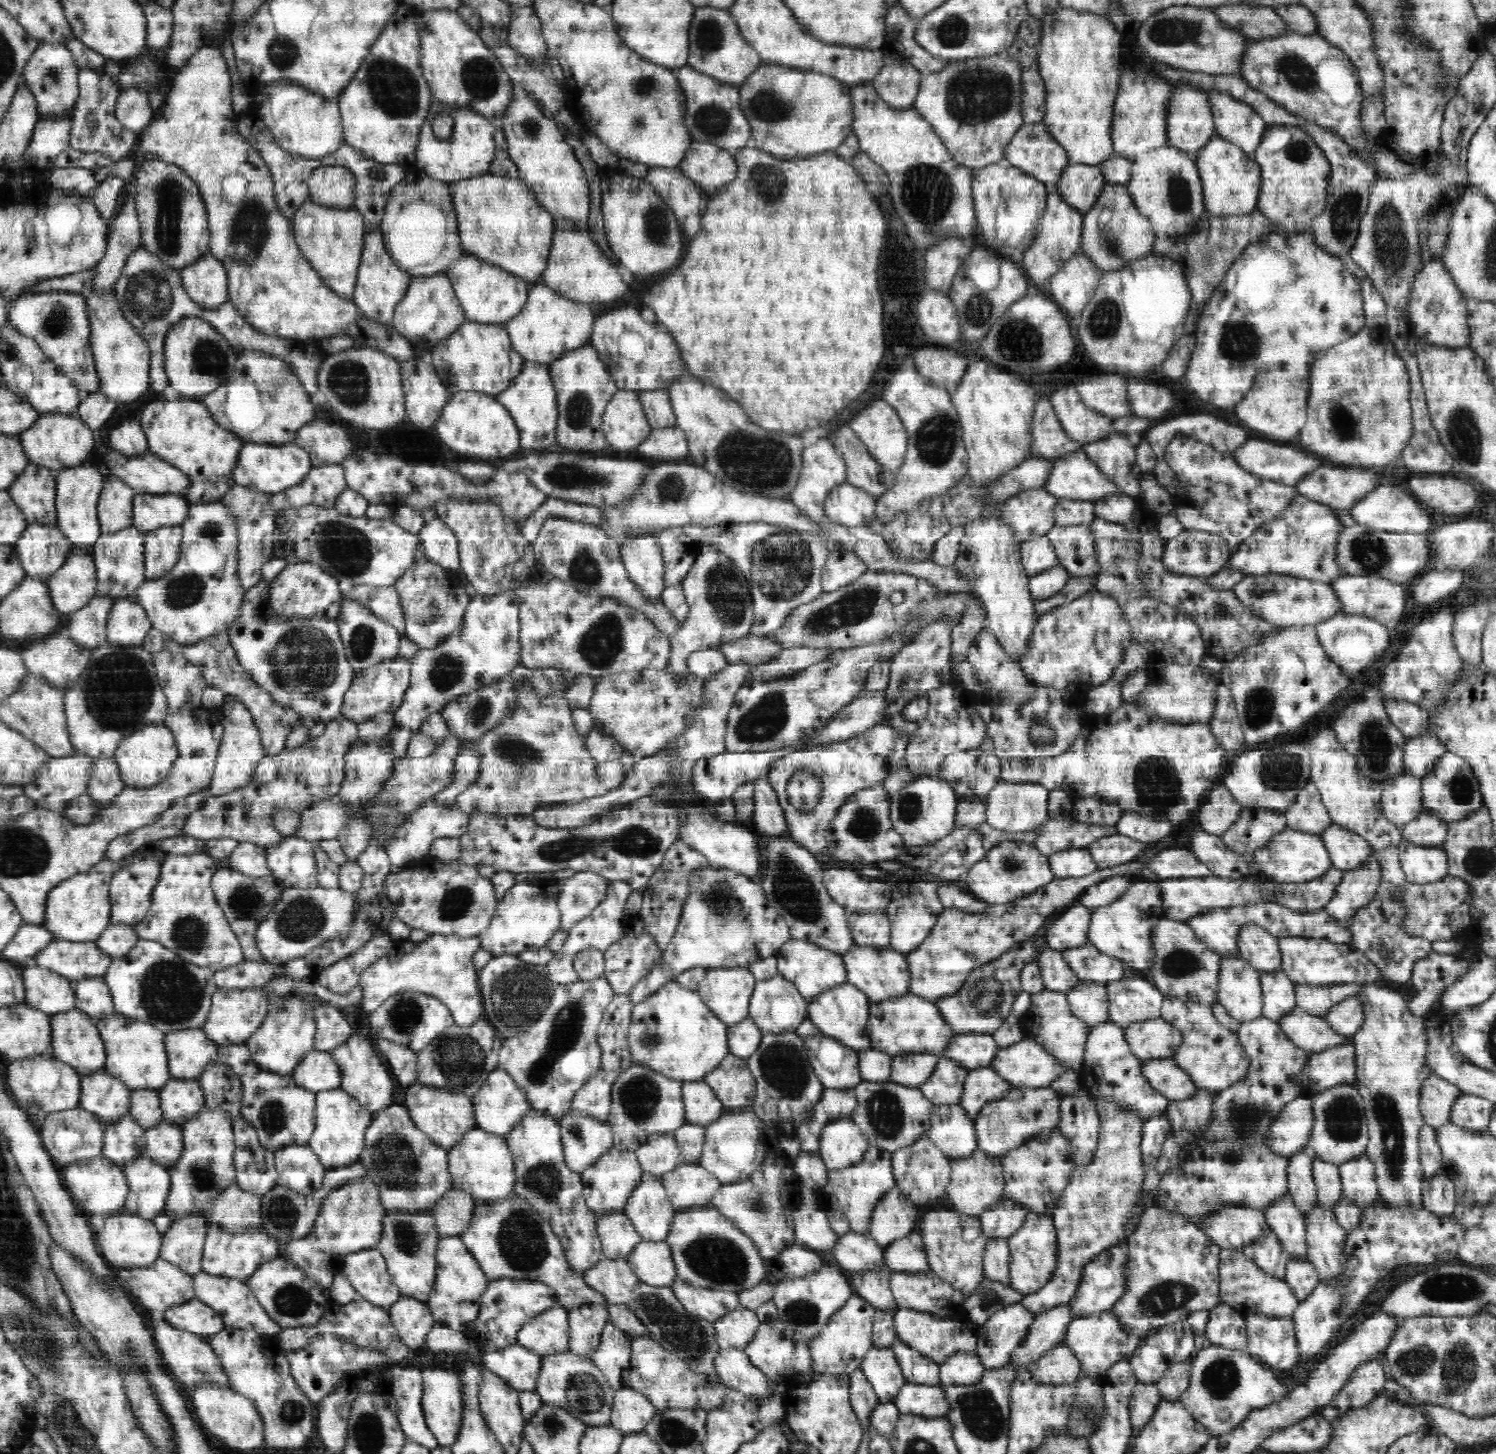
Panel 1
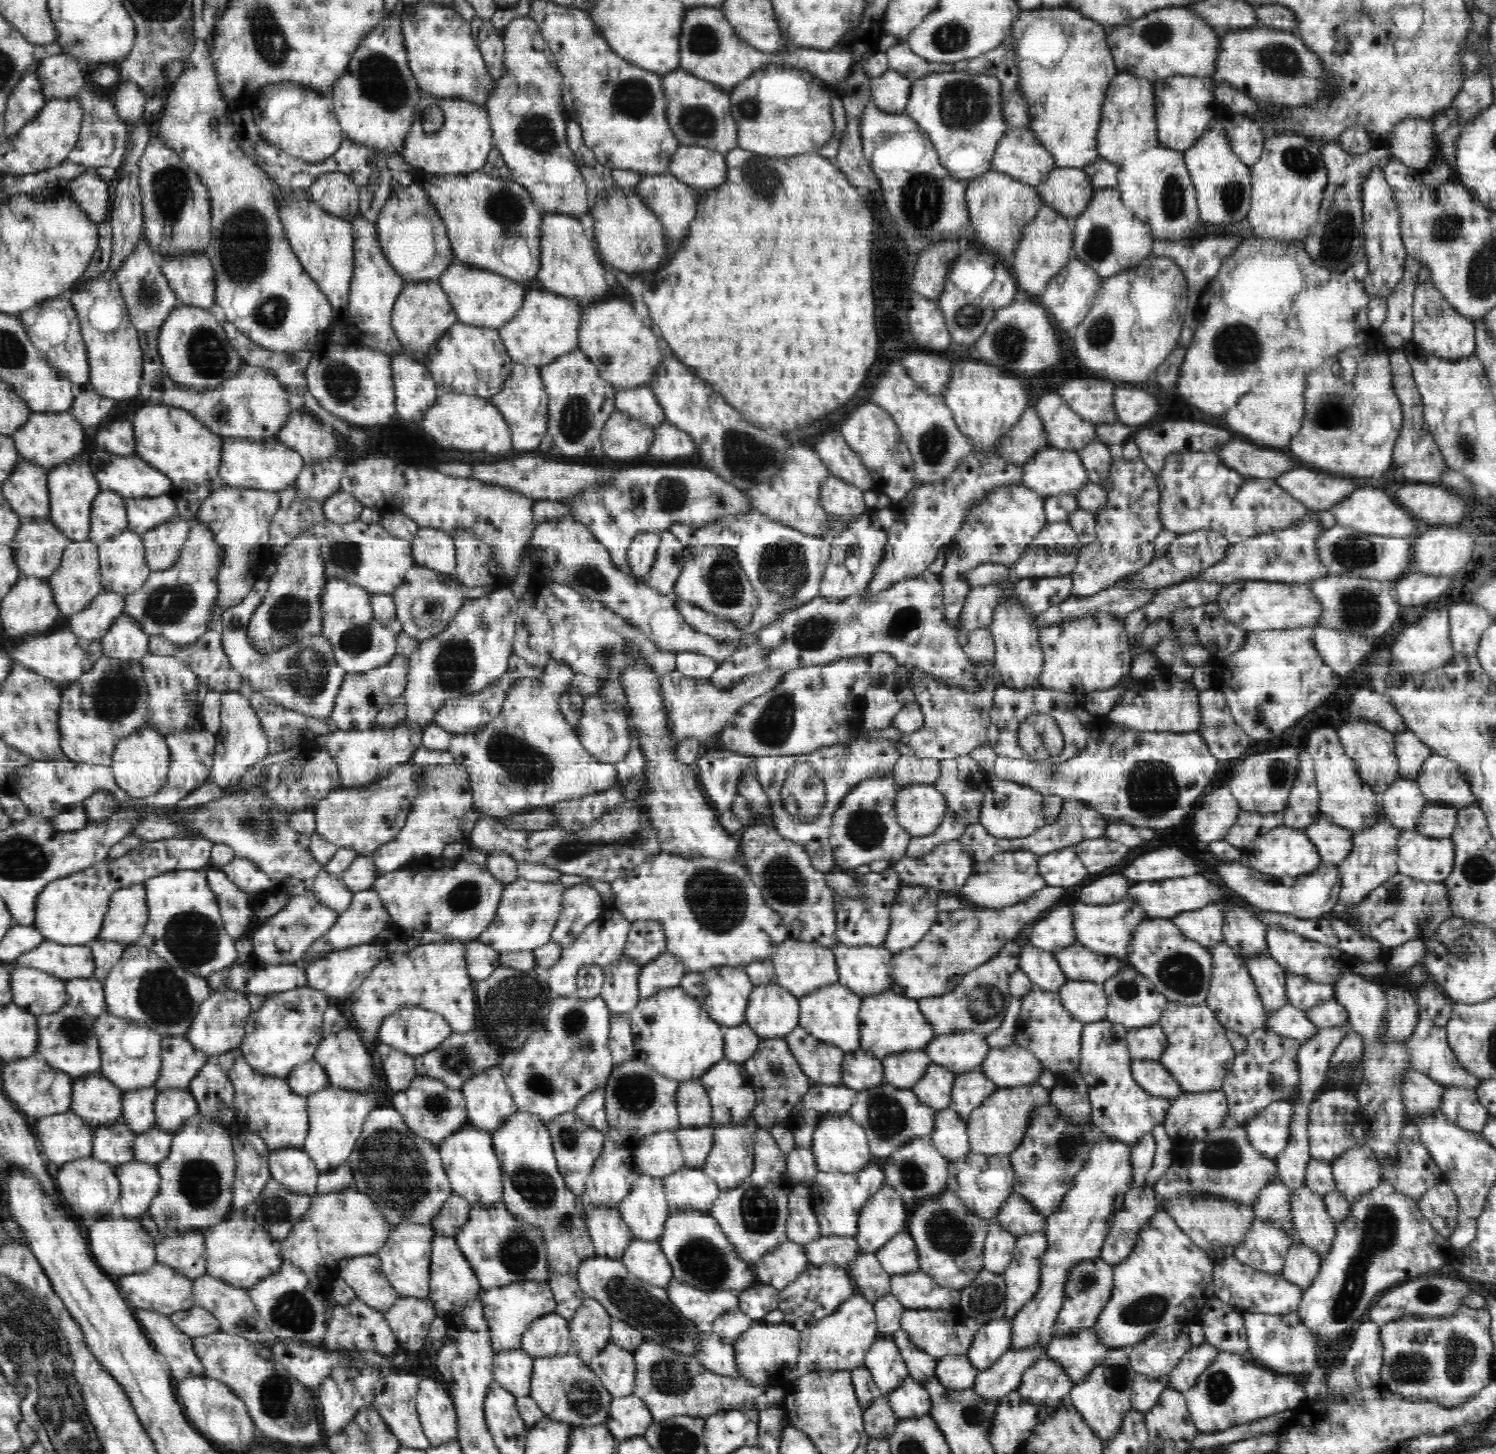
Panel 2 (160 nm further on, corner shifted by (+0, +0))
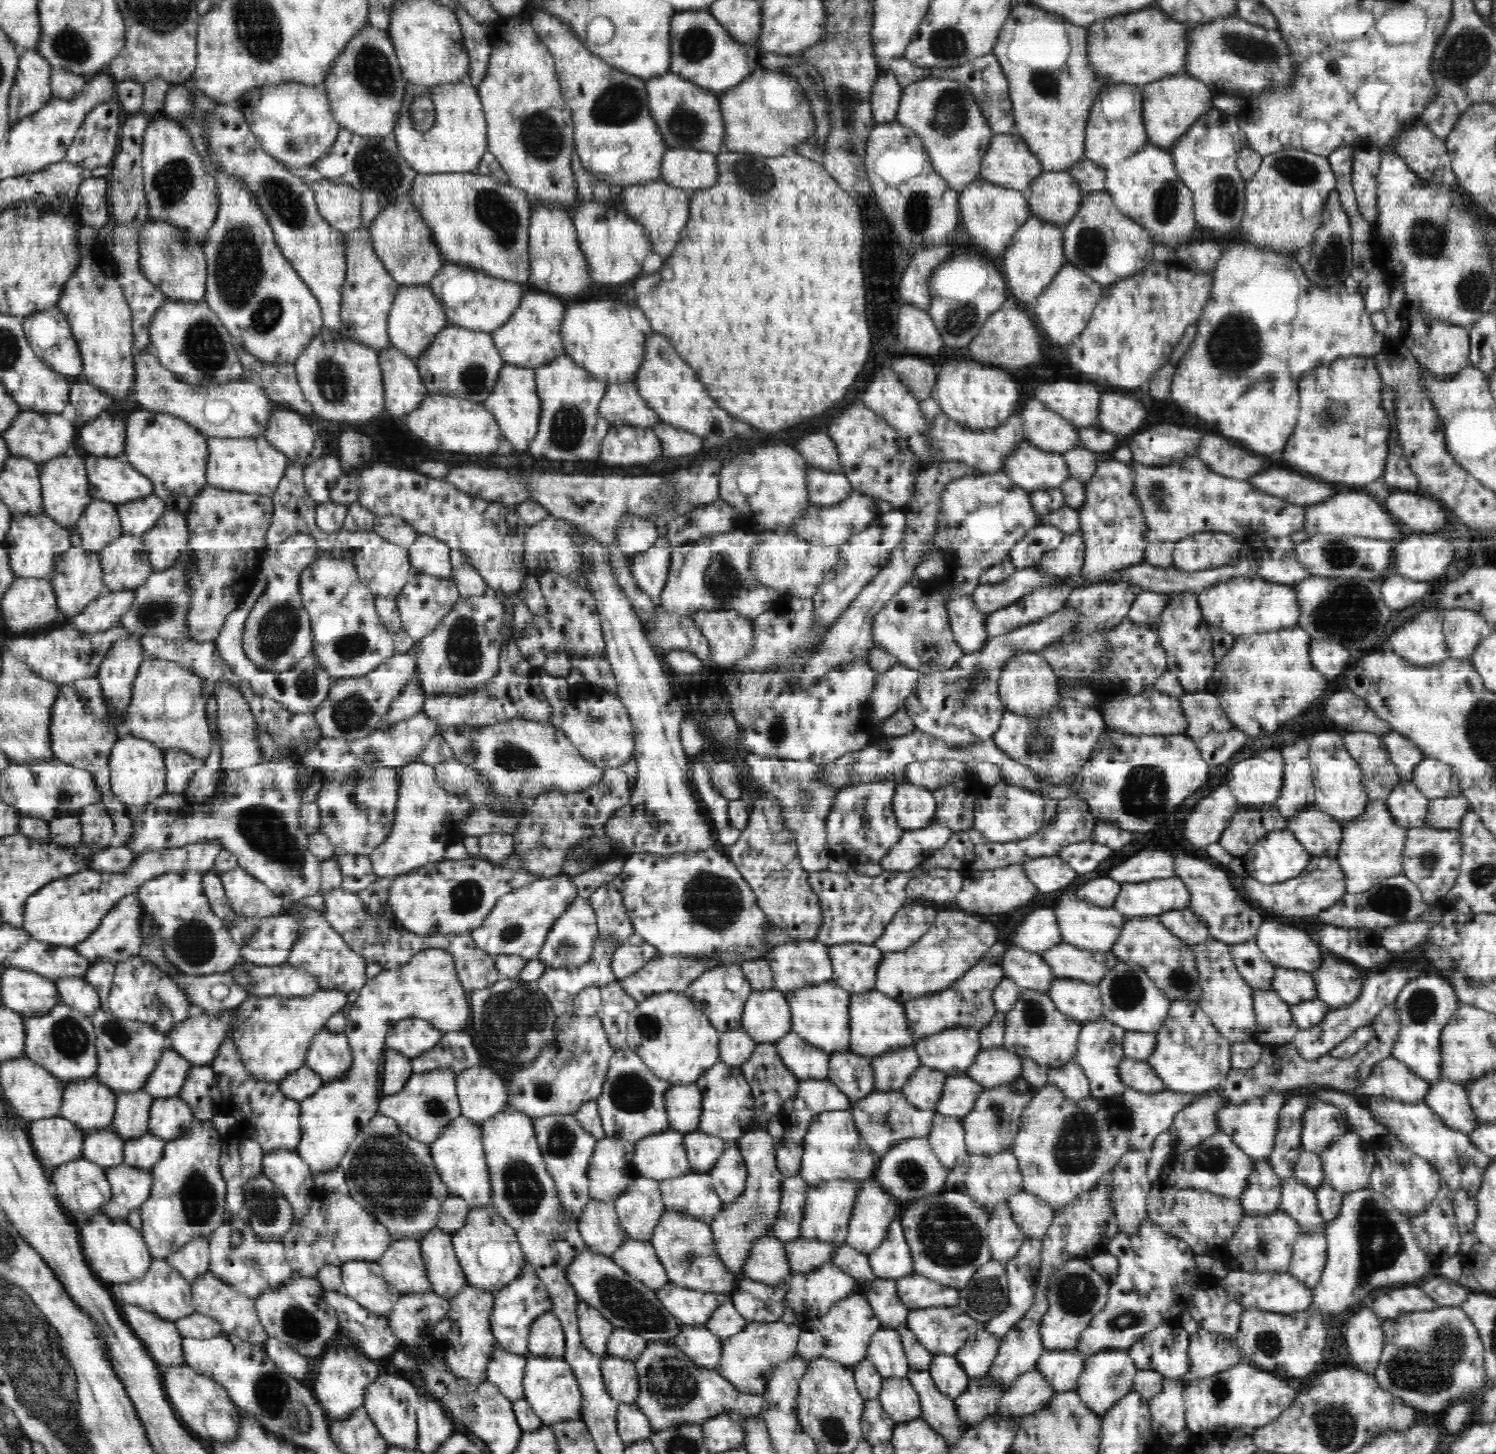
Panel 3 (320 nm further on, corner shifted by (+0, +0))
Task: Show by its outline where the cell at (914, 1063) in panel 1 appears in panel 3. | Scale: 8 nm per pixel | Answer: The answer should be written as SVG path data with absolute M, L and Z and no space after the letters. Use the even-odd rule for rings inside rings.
M906 1046L869 1058L874 1073L873 1090L878 1092L900 1091L922 1066L914 1048Z

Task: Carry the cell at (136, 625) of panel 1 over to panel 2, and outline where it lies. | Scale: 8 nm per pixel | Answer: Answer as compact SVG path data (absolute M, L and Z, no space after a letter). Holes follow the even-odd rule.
M125 613L118 616L100 643L102 656L118 663L136 663L149 654L149 634Z

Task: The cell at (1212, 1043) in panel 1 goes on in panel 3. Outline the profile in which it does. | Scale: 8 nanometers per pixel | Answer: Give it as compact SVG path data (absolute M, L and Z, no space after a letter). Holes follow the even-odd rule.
M1197 1000L1171 1001L1168 1017L1156 1032L1156 1050L1146 1061L1167 1090L1205 1093L1220 1087L1232 1070L1231 1043L1220 1035Z

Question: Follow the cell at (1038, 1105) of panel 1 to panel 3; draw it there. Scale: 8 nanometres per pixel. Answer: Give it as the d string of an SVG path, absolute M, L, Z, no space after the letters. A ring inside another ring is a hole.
M1017 1078L1006 1085L985 1088L974 1103L972 1110L961 1123L965 1128L965 1146L969 1154L996 1154L1009 1151L1019 1132L1019 1124L1023 1109L1034 1095L1035 1087Z

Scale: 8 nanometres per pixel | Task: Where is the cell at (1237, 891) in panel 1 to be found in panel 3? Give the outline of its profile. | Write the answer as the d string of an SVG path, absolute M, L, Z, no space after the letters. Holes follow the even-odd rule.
M1174 876L1141 883L1122 883L1113 907L1126 918L1156 917L1188 907L1189 902L1189 888Z

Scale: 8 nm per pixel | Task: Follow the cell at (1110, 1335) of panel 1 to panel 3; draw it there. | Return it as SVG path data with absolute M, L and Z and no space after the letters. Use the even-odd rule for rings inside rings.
M1075 1348L1070 1350L1046 1350L1038 1359L1036 1370L1044 1375L1056 1393L1076 1390L1088 1356L1082 1356Z

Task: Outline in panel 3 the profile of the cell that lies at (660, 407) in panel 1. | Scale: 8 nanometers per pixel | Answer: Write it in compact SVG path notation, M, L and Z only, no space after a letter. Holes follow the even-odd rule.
M632 381L608 384L599 412L612 426L652 428L662 422L658 413L647 405Z

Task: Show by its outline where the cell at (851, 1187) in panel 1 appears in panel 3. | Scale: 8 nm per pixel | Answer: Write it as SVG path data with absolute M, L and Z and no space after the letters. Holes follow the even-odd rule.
M826 1180L818 1186L809 1186L800 1237L806 1240L844 1244L849 1220L862 1180Z

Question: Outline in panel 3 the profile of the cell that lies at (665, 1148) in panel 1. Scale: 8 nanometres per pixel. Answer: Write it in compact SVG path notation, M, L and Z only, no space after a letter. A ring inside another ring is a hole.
M670 1128L641 1139L634 1144L633 1162L641 1176L659 1181L690 1172L685 1134Z

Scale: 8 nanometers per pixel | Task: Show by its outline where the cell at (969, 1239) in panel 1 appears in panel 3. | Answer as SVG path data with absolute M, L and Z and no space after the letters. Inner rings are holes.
M945 1190L911 1202L901 1215L901 1225L913 1258L913 1273L946 1287L965 1288L978 1268L992 1259L989 1218L982 1205L958 1191Z

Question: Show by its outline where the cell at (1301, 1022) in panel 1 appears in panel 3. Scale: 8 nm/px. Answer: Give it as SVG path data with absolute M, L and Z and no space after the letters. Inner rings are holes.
M1253 990L1254 1013L1258 1042L1260 1044L1291 1043L1298 1034L1298 1027L1294 1025L1294 1017L1290 1013L1291 1006L1278 997L1276 991Z

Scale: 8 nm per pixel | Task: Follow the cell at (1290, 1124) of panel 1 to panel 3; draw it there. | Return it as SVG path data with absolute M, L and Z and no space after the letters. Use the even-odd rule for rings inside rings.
M1269 1092L1260 1099L1250 1099L1242 1104L1234 1104L1228 1100L1226 1106L1217 1112L1217 1128L1219 1129L1217 1133L1228 1135L1232 1138L1234 1145L1254 1160L1267 1160L1270 1152L1274 1151L1276 1132L1278 1132L1278 1113L1285 1102L1284 1092Z

